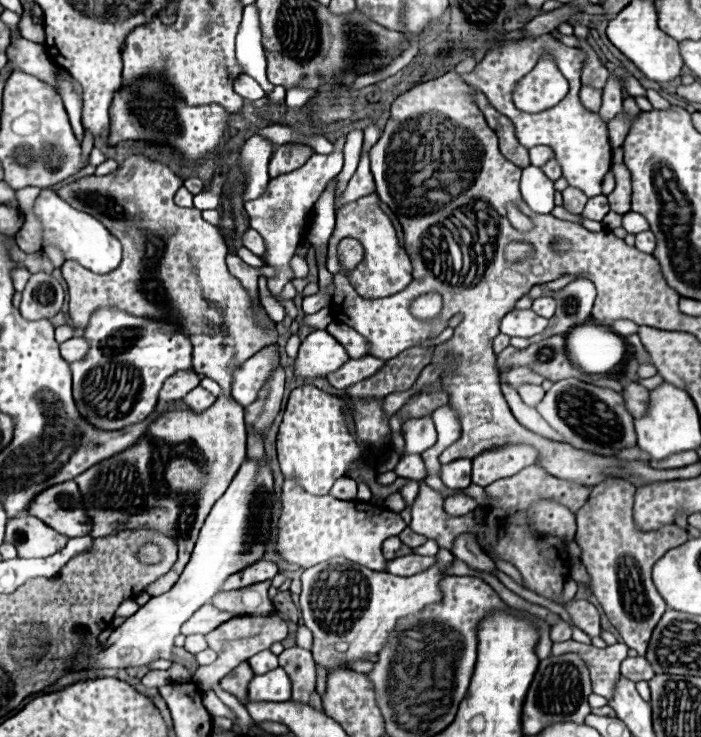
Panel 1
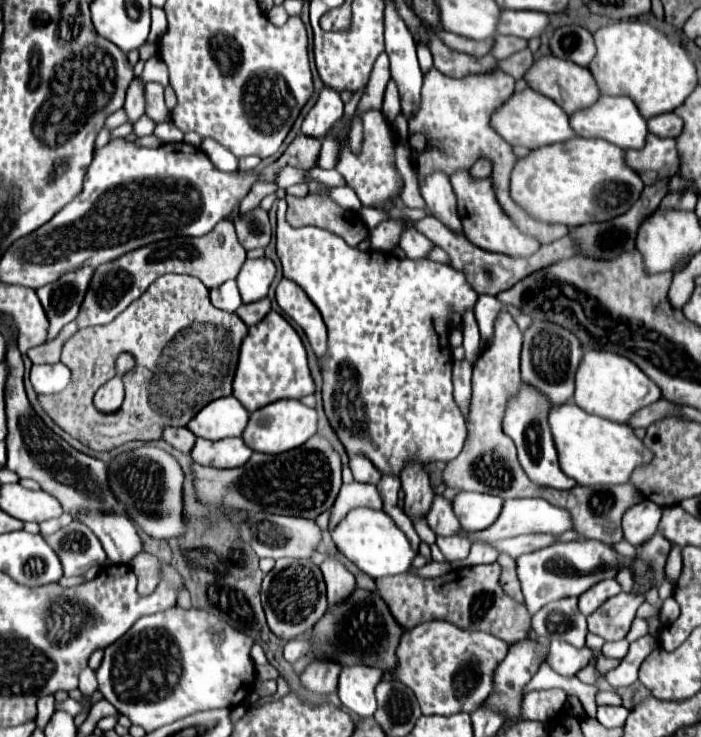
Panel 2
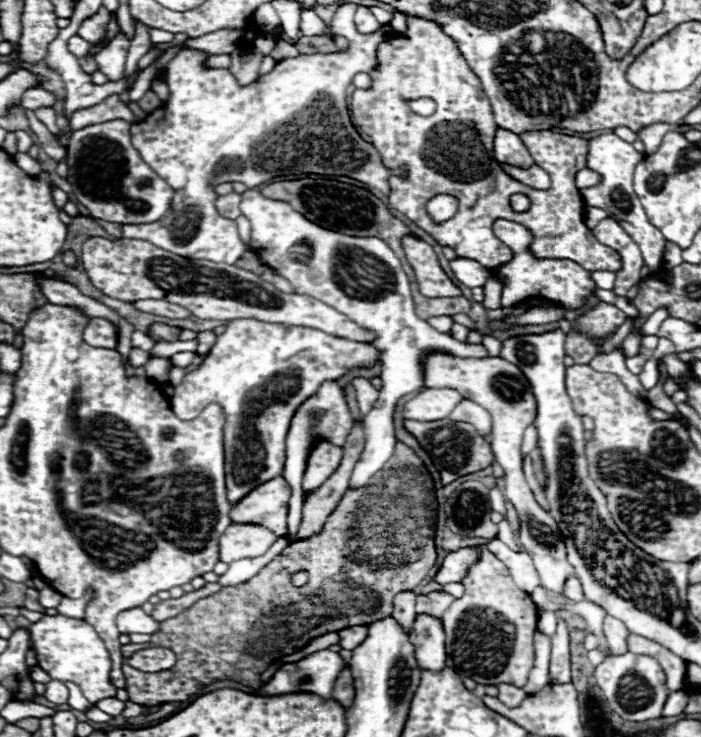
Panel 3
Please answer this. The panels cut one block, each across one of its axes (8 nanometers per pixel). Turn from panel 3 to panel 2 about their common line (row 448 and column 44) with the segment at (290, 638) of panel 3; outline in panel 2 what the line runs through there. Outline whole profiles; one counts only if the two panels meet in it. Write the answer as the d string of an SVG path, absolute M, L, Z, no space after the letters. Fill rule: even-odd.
M164 274L134 304L130 304L126 312L118 314L116 320L104 326L82 328L70 340L66 340L66 344L62 346L60 362L70 368L72 380L68 388L54 396L38 396L38 402L42 410L64 432L68 432L72 438L80 440L94 452L108 452L130 440L158 440L166 426L186 426L190 418L210 400L232 394L232 378L236 370L240 342L244 336L246 332L242 332L242 324L234 320L234 314L228 314L212 306L208 298L208 288L198 278L182 274ZM122 352L132 354L136 366L122 378L126 388L122 408L112 414L104 414L96 410L96 406L92 404L92 396L102 384L106 384L106 380L116 376L114 364L118 354Z

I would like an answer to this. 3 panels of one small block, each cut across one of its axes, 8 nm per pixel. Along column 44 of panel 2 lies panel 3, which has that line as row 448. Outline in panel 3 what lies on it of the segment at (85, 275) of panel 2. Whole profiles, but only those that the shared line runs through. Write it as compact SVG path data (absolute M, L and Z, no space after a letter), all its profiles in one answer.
M322 382L320 390L312 398L306 398L300 404L300 410L296 410L296 414L292 416L292 422L288 428L288 438L286 438L286 464L284 464L284 474L282 474L284 480L292 488L290 502L288 502L290 510L288 510L288 534L286 534L286 538L290 542L298 540L296 528L302 518L300 516L300 512L302 512L302 478L306 472L306 462L308 462L308 454L310 454L312 444L316 440L324 438L324 440L330 440L334 446L342 446L350 428L352 428L352 416L350 416L350 410L346 406L346 400L344 400L344 394L340 390L338 382Z

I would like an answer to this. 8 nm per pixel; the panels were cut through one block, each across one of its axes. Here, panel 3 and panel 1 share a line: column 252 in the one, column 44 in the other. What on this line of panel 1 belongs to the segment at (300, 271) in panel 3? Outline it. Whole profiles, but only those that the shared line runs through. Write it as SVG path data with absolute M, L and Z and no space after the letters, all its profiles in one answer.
M42 190L40 196L34 202L34 216L42 222L42 246L56 246L62 250L66 260L76 260L80 266L96 272L96 274L108 274L110 270L116 270L120 266L120 252L122 246L118 238L114 238L102 222L98 222L94 216L74 210L68 202L58 198L52 190Z

